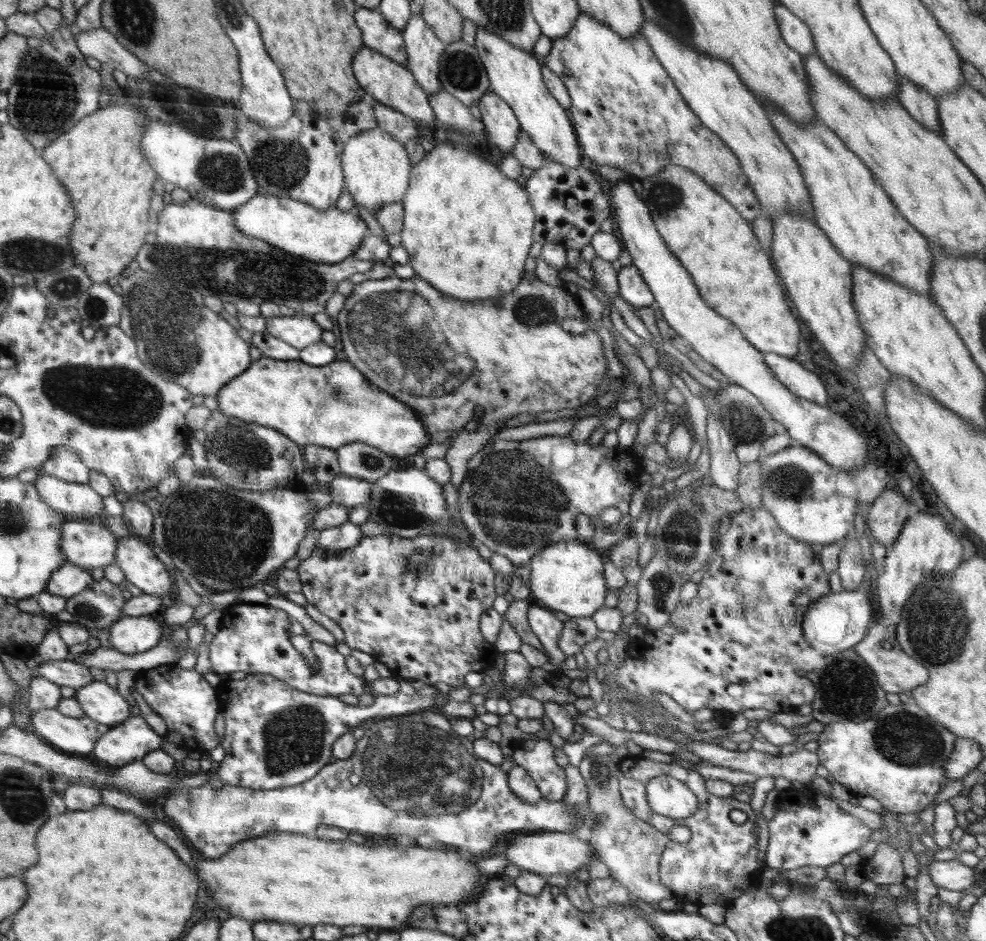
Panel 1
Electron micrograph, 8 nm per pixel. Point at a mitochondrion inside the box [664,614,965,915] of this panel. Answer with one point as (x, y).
(904, 738)

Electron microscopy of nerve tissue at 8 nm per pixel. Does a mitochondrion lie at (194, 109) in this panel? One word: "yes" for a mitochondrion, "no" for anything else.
yes

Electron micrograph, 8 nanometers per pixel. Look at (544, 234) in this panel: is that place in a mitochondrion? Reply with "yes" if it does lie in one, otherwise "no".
no

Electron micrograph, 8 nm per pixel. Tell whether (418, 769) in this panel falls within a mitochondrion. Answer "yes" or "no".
yes

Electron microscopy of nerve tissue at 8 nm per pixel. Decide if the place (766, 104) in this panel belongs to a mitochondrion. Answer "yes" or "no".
no

